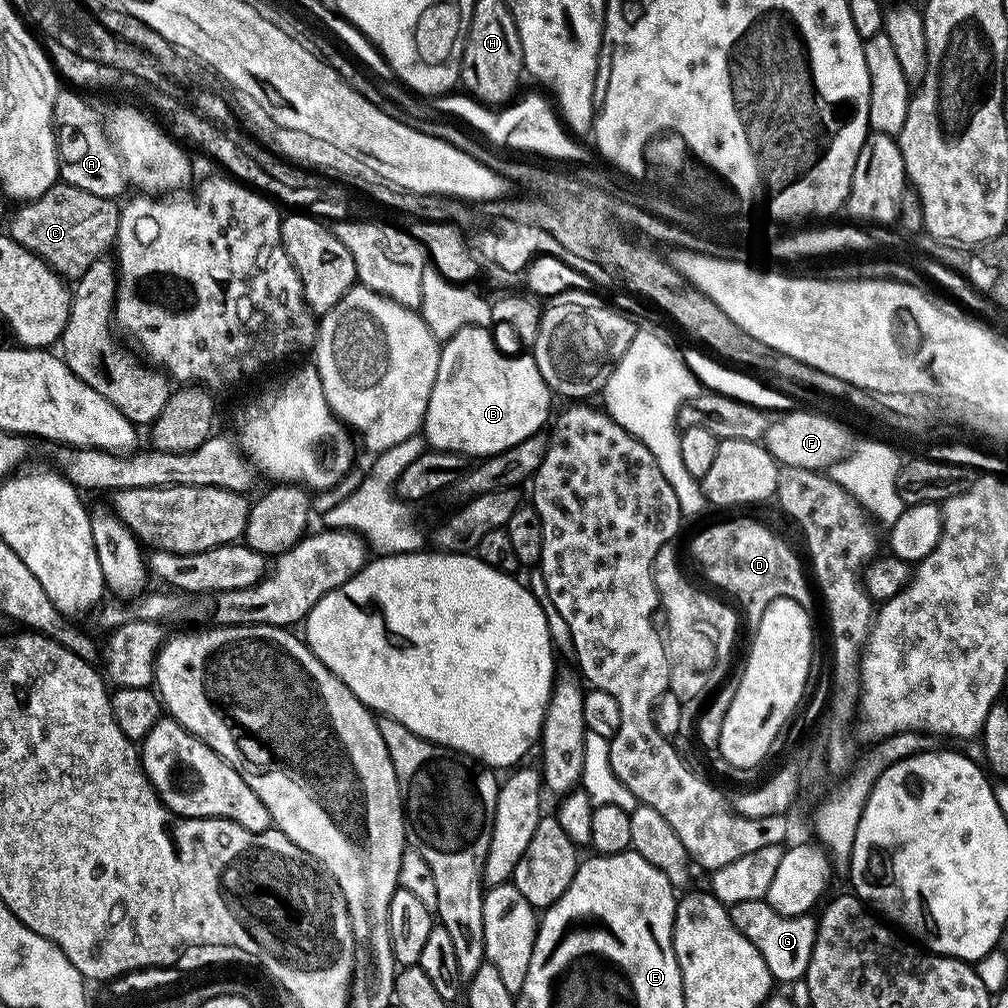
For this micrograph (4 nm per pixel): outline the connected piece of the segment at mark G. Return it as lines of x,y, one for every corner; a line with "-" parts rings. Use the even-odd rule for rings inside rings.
767,899
738,902
728,908
730,922
762,954
762,962
770,970
773,981
792,984
795,980
803,981
808,975
810,954
814,950
816,941
817,917
812,914
803,916
787,916
778,914
774,906
768,904

